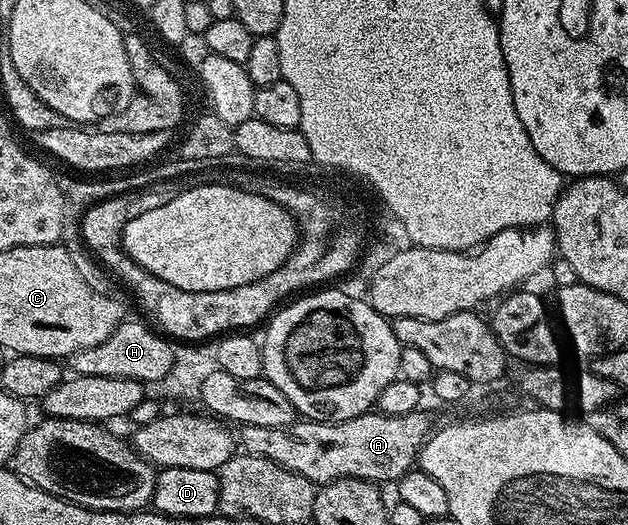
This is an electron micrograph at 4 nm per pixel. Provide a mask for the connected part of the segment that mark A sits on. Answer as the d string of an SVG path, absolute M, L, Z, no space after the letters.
M372 409L366 415L358 415L340 423L322 423L316 419L303 419L287 427L244 427L241 447L246 454L260 455L316 485L331 483L334 479L366 479L376 485L398 480L404 470L416 462L419 448L428 434L427 415L422 409L409 411L404 415L380 415Z

